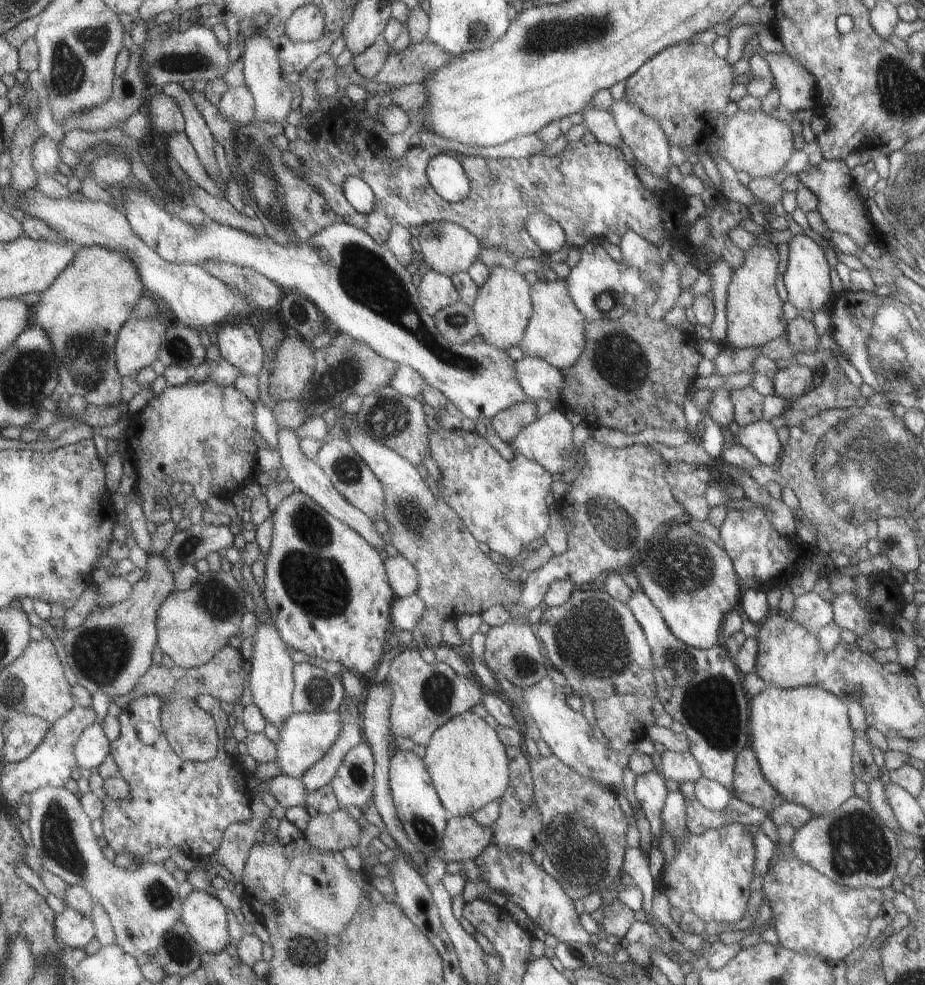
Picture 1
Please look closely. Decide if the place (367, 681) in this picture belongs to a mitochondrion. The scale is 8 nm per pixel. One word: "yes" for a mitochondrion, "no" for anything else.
no

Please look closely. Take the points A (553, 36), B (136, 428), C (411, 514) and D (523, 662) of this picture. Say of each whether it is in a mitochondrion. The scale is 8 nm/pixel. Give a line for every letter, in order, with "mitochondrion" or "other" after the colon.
A: mitochondrion
B: other
C: mitochondrion
D: mitochondrion

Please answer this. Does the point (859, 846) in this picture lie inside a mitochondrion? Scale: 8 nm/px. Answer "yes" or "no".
yes

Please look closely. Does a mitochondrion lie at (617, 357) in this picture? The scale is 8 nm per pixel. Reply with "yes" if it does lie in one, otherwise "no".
yes

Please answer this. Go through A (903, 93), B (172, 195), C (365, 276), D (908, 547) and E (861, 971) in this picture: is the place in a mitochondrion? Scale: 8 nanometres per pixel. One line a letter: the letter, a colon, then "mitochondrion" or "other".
A: mitochondrion
B: other
C: mitochondrion
D: other
E: mitochondrion

